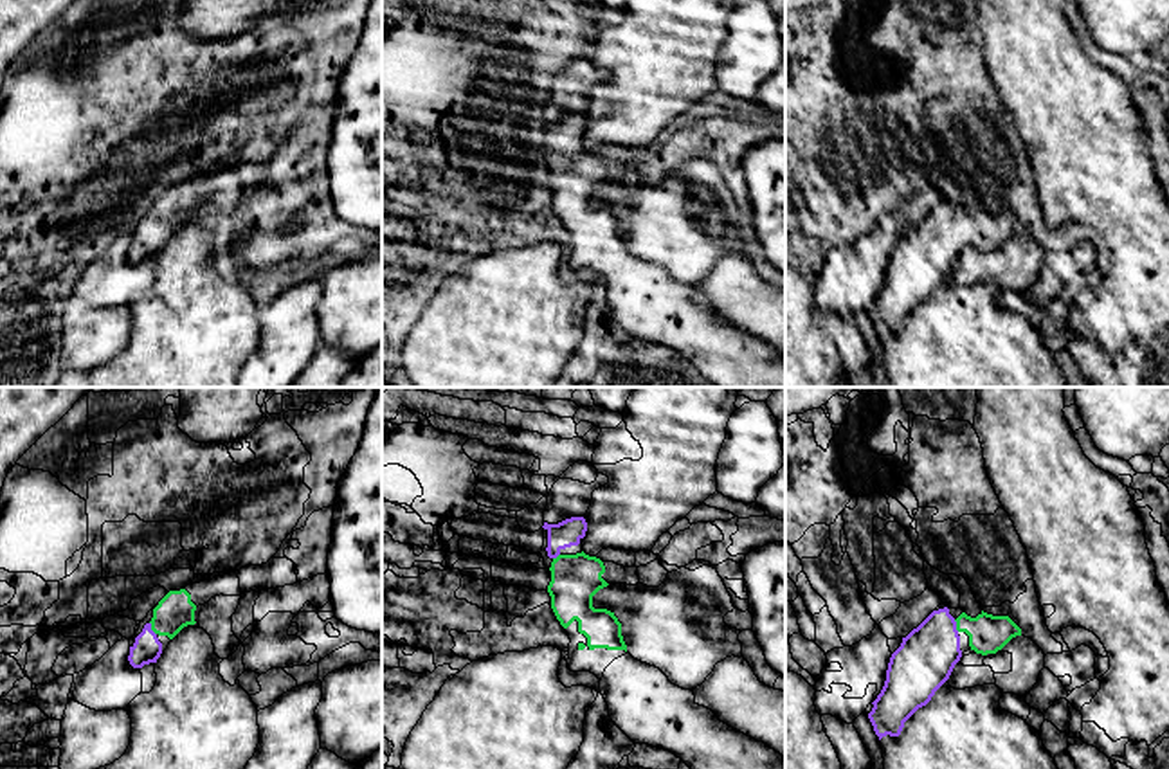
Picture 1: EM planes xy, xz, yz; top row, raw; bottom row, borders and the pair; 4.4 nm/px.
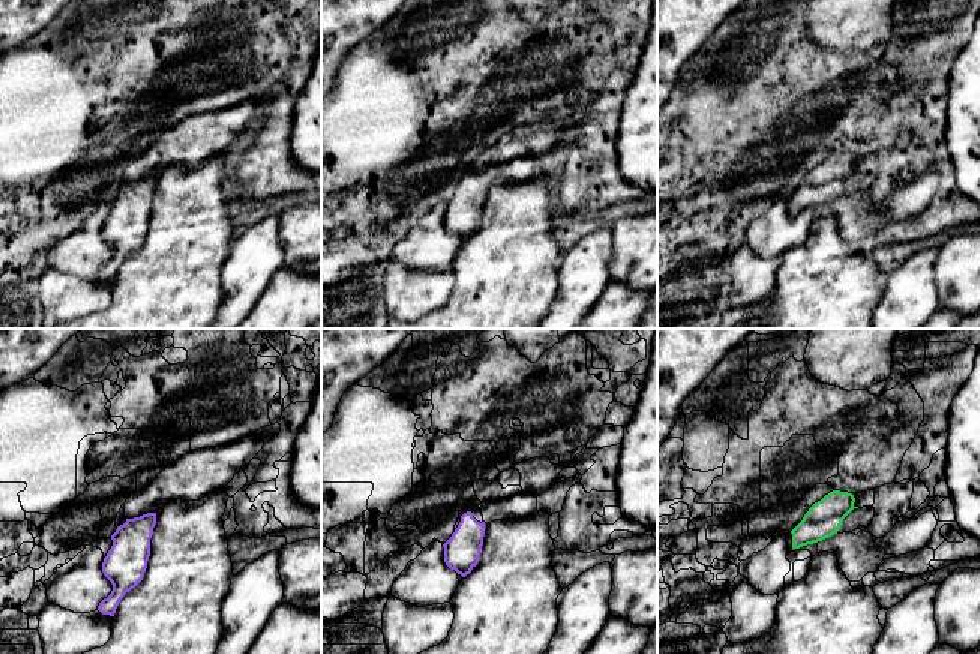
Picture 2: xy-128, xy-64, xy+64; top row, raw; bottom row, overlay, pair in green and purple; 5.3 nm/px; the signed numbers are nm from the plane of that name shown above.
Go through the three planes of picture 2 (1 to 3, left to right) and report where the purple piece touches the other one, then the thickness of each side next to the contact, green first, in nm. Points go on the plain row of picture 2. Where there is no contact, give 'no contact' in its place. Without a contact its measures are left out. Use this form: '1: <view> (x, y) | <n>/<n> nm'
1: no contact
2: no contact
3: no contact

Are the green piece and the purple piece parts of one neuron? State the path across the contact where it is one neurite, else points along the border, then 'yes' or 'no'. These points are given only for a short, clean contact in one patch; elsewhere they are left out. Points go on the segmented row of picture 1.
runs through xy (175, 611), (152, 629), (146, 649); yes

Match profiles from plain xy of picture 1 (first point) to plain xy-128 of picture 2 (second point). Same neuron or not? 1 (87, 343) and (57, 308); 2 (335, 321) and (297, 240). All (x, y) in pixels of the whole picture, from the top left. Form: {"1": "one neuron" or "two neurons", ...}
{"1": "one neuron", "2": "one neuron"}

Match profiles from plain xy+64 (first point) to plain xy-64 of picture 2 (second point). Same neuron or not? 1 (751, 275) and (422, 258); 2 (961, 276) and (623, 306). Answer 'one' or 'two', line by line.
1: two
2: two

